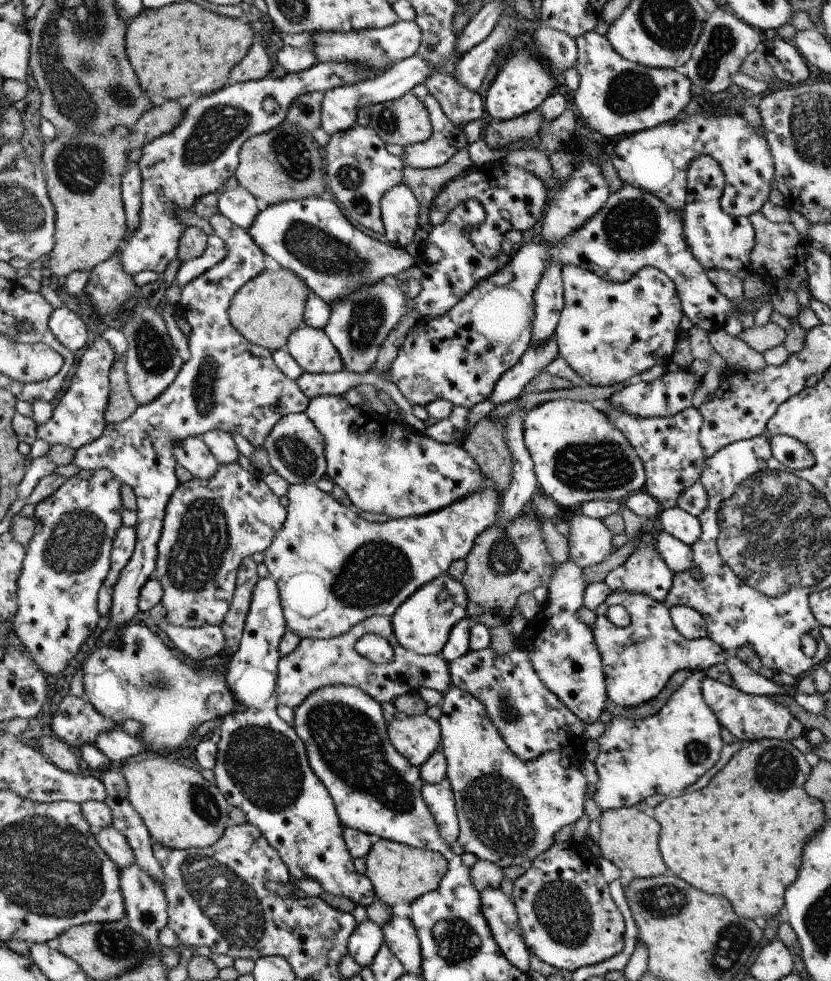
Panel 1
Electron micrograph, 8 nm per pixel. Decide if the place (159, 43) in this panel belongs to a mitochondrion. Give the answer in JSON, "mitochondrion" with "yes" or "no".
{"mitochondrion":"no"}

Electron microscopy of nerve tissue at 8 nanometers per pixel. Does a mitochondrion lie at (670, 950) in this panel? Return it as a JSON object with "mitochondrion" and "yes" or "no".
{"mitochondrion":"no"}

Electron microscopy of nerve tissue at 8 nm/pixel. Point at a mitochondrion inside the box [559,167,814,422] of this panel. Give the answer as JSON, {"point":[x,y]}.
{"point":[632,225]}

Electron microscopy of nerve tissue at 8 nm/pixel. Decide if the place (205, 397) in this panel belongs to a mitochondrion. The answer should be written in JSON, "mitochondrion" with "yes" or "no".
{"mitochondrion":"yes"}

